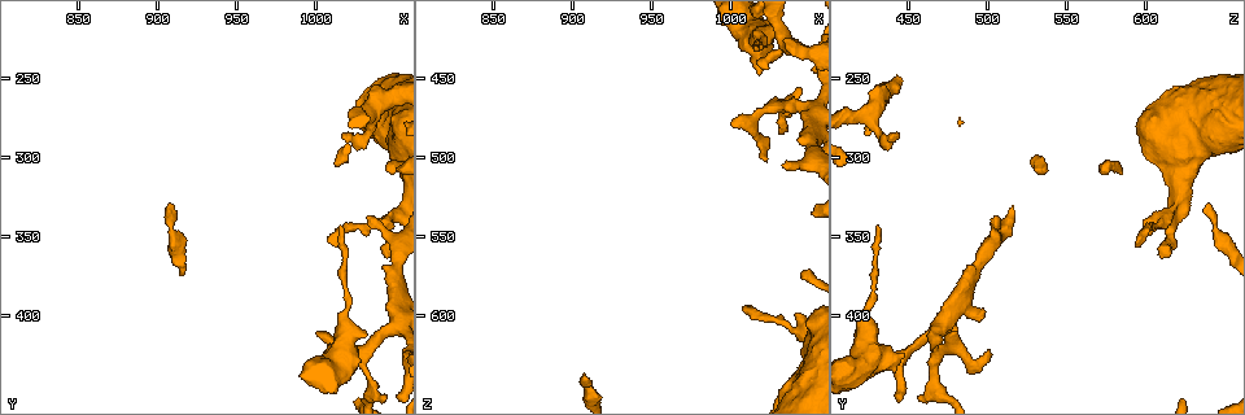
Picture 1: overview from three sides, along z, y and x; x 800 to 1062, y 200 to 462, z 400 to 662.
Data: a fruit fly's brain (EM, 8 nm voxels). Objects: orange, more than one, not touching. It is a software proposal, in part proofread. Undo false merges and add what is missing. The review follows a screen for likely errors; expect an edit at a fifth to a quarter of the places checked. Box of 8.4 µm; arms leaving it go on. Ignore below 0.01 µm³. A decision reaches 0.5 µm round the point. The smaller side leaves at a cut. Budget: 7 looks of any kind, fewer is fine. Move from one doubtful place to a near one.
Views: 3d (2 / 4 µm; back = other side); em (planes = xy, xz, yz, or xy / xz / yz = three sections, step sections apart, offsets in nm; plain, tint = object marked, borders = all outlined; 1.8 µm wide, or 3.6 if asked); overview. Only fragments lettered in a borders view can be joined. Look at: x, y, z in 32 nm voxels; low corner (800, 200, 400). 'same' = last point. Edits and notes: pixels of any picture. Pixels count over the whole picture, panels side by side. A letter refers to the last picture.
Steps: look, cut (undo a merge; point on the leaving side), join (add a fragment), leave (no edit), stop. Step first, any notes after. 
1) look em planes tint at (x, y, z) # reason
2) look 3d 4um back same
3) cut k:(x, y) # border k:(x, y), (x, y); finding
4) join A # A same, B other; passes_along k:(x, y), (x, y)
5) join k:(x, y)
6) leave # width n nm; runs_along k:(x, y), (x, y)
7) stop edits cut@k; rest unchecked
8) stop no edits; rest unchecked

look em 3.6um planes borders at (1032, 338, 504) # free end

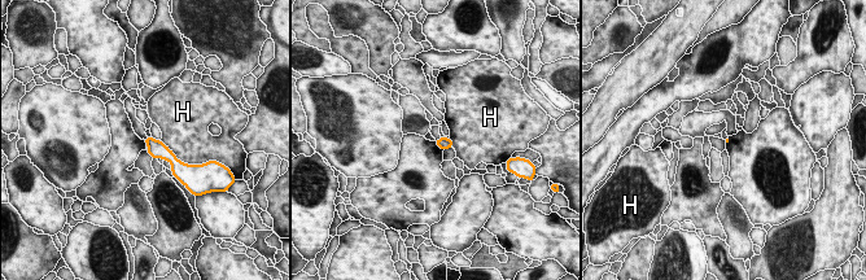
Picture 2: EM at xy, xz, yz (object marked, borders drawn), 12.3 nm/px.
leave # H other; border 2:(161, 140), (184, 163); no lettered fragment goes on from it

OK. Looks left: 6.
look 3d 4um at (1022, 422, 500) # thin end

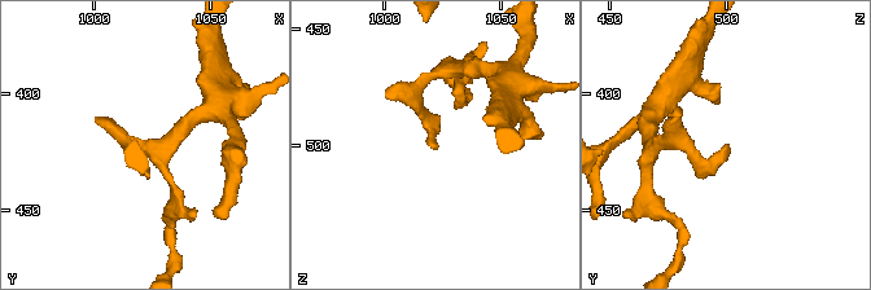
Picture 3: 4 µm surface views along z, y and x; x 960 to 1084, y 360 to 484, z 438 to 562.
look em planes borders at (1021, 422, 499)

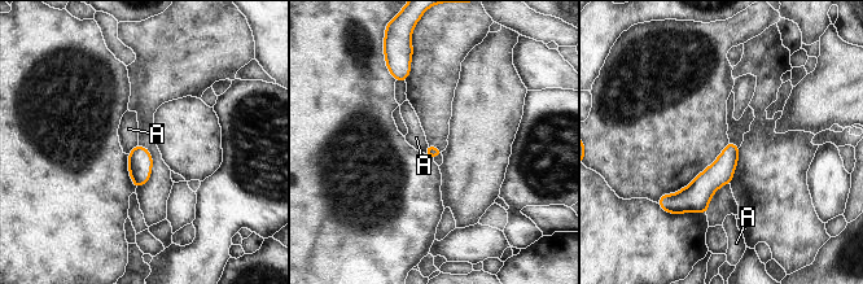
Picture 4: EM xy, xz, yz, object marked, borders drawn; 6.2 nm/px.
leave # A other; runs_along 4:(732, 147), (726, 164), (675, 205); no lettered fragment goes on from it

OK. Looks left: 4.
look em planes borders at (1008, 352, 594) # an open end

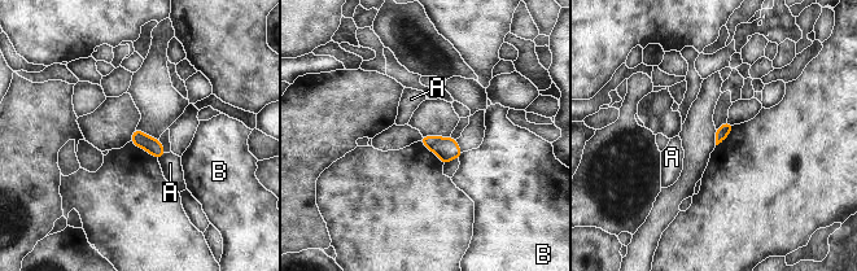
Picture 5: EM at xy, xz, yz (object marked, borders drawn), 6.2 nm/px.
leave # A other, B other; border 5:(165, 152), (157, 158); no lettered fragment goes on from it

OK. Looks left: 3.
stop no edits; rest unchecked

